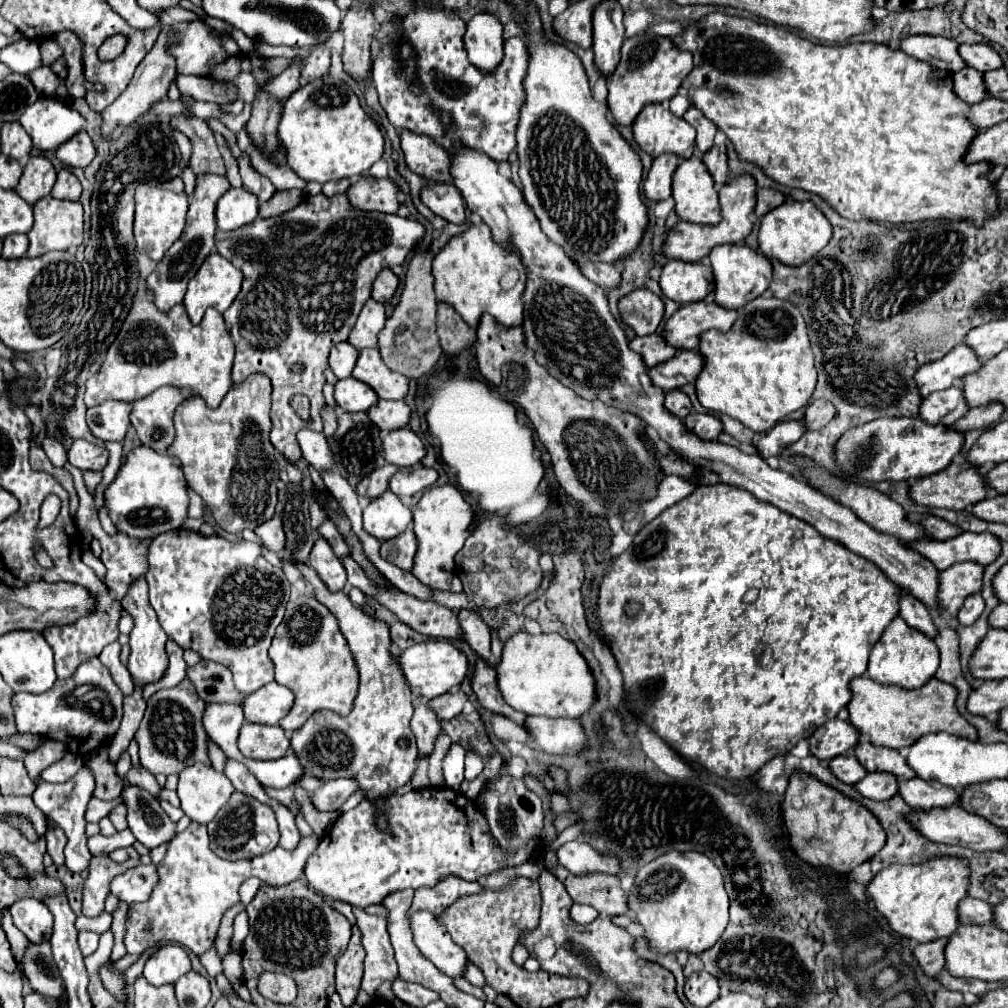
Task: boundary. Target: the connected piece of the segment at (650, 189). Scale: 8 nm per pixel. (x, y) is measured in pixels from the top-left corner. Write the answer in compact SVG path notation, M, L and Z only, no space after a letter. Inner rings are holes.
M661 154L653 160L653 166L647 174L647 180L643 184L645 198L659 202L667 200L671 196L671 176L679 164L679 158L673 154Z

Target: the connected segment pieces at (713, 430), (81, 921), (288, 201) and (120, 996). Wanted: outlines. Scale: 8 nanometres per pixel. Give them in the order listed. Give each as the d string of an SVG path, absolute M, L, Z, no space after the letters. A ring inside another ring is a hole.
M693 412L683 420L683 424L689 432L693 432L697 438L707 440L707 442L715 440L721 434L721 422L719 422L719 418L715 418L711 414L695 414Z
M105 912L103 916L97 918L87 918L87 916L77 916L75 927L78 931L97 932L103 934L111 928L111 916Z
M279 190L279 192L273 194L271 200L261 204L259 216L261 218L281 216L281 214L293 210L297 204L301 204L301 200L303 200L303 192L301 190Z
M107 960L103 964L103 968L99 968L99 978L101 978L101 982L103 982L103 986L107 988L109 994L113 994L117 1000L125 1002L125 1006L131 1006L125 974L121 970L115 970L113 964L115 964L113 960Z

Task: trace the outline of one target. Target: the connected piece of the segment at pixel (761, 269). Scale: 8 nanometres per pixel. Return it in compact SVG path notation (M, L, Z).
M735 244L717 246L709 254L709 262L713 268L715 302L721 304L723 308L729 308L729 310L737 310L737 308L745 306L747 302L755 300L757 296L761 296L773 280L771 262L763 254L759 254L747 246L735 246Z

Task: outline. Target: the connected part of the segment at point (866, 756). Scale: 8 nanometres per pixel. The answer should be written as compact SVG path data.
M865 736L859 738L857 748L853 748L853 756L861 762L861 766L863 766L867 772L881 770L881 772L895 774L897 778L903 778L903 780L915 776L913 770L907 768L905 758L903 758L897 750L877 748L877 746L869 744L869 740L867 740Z

